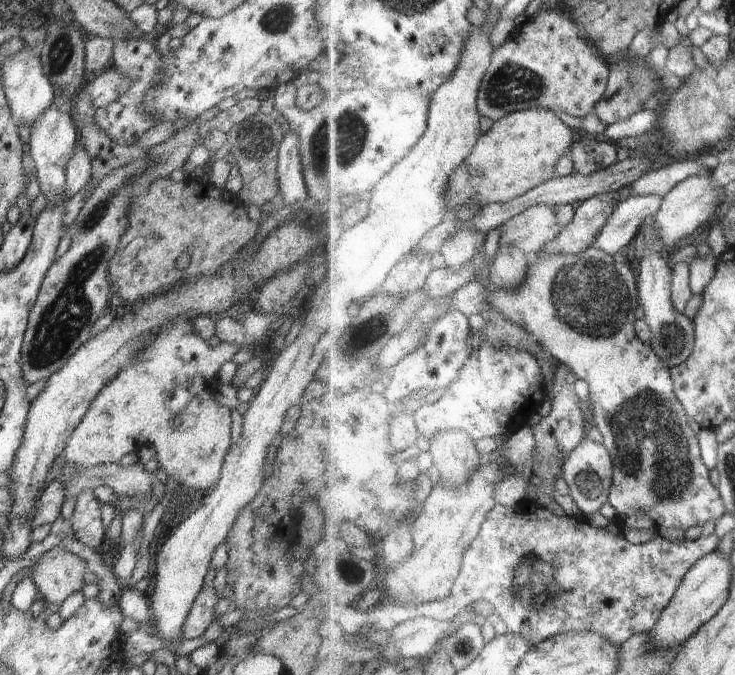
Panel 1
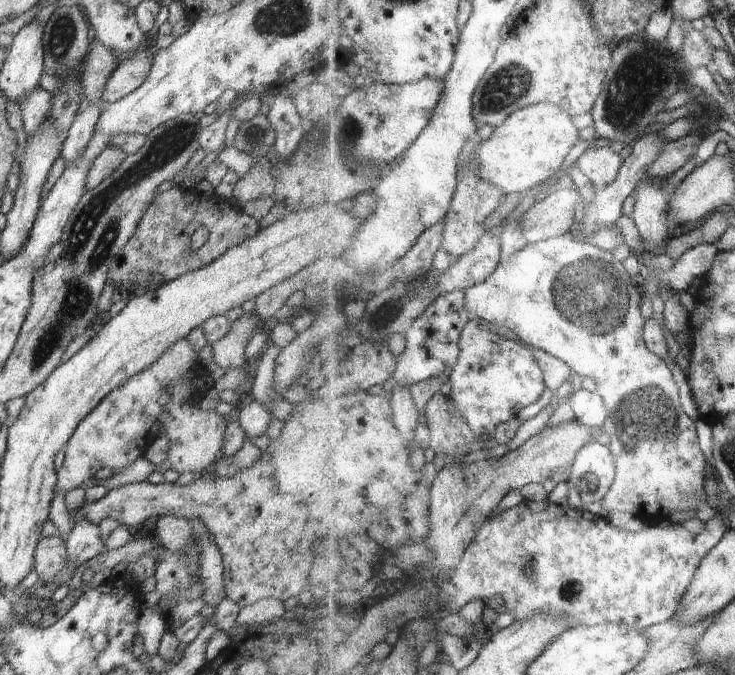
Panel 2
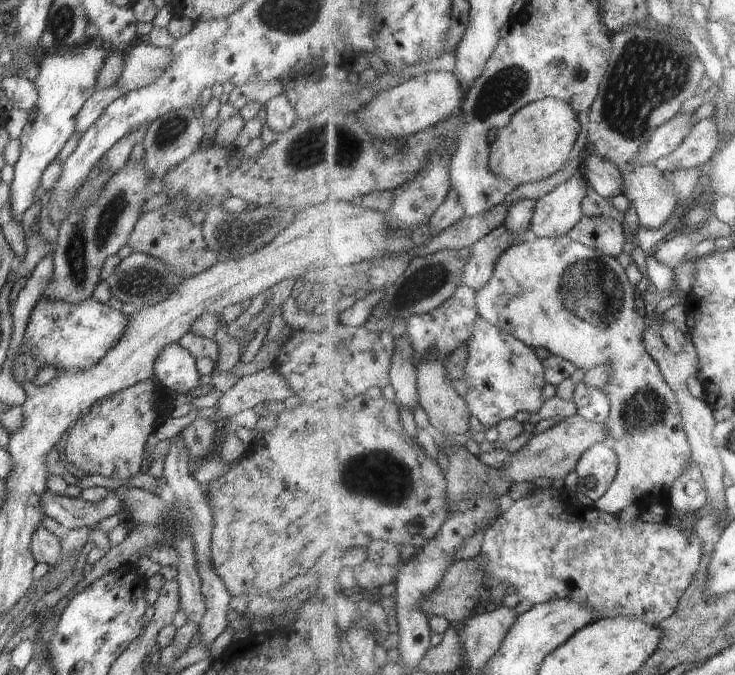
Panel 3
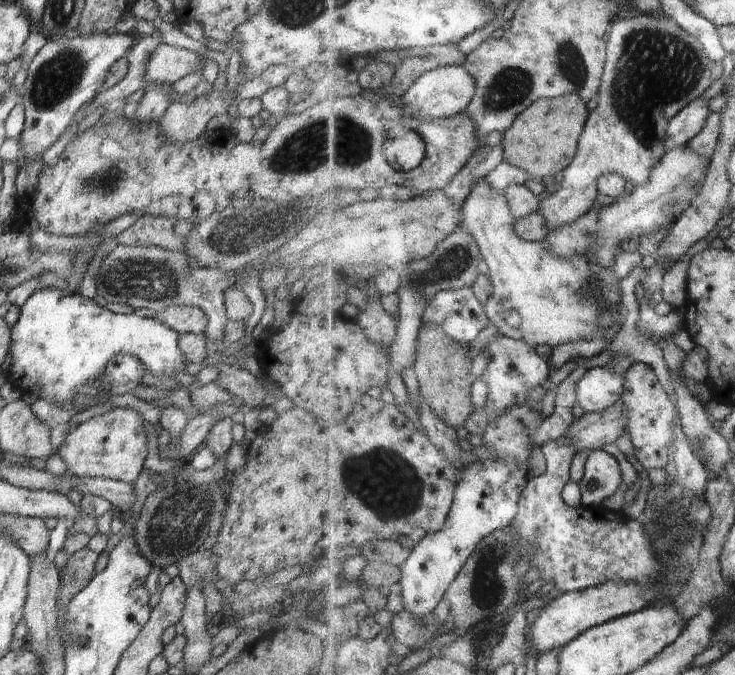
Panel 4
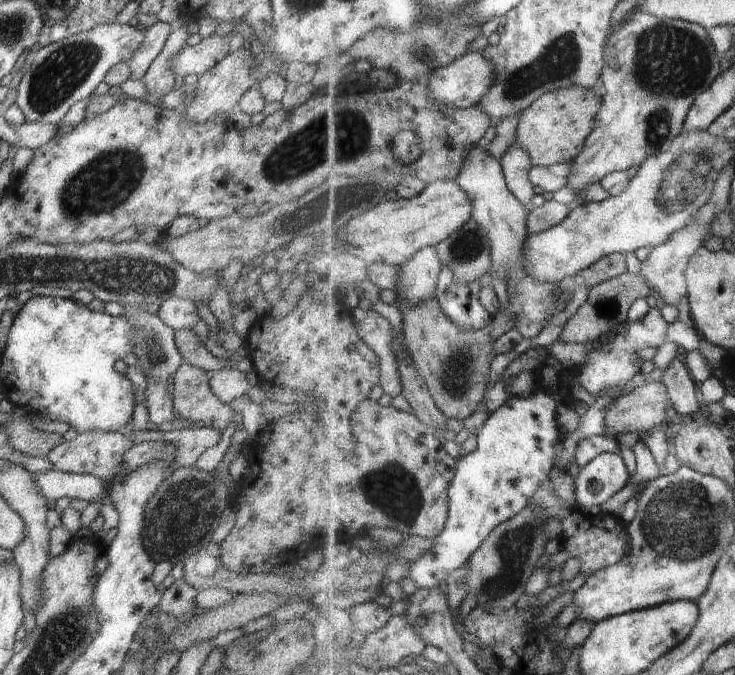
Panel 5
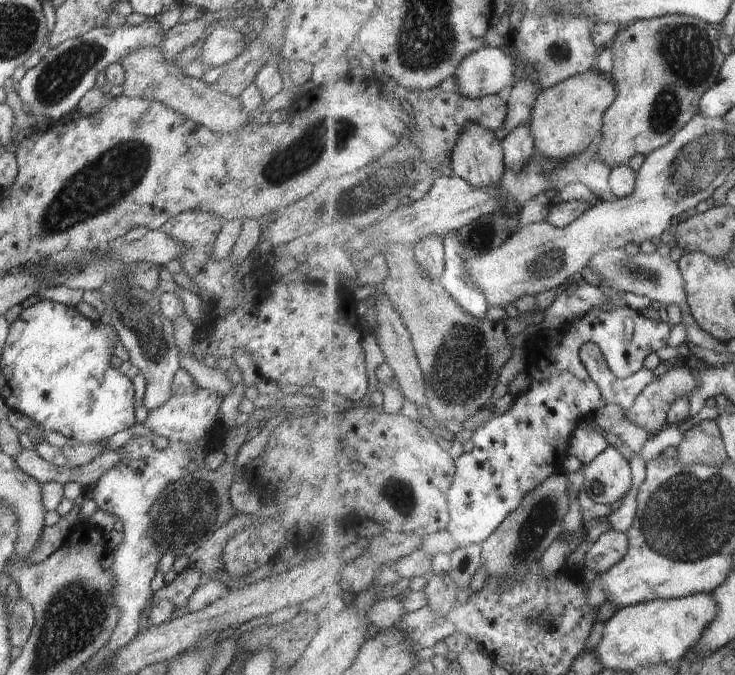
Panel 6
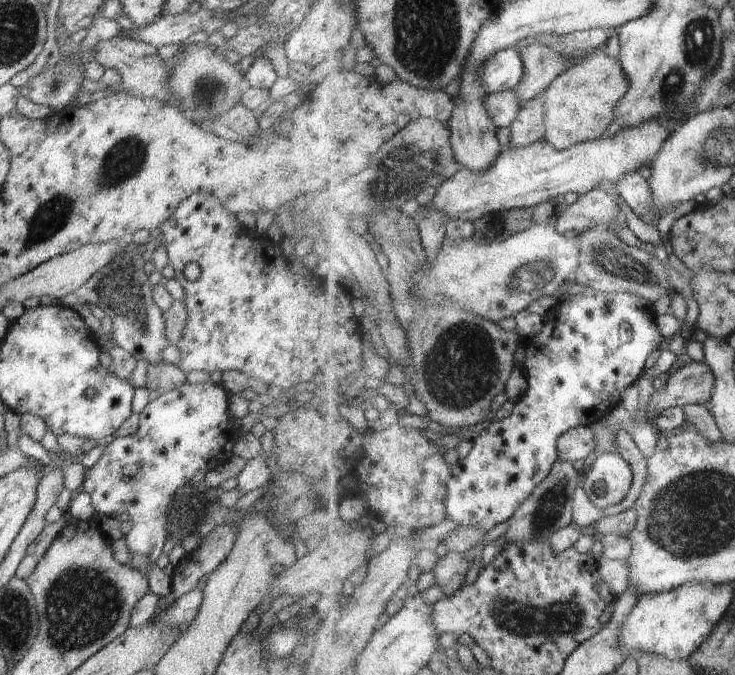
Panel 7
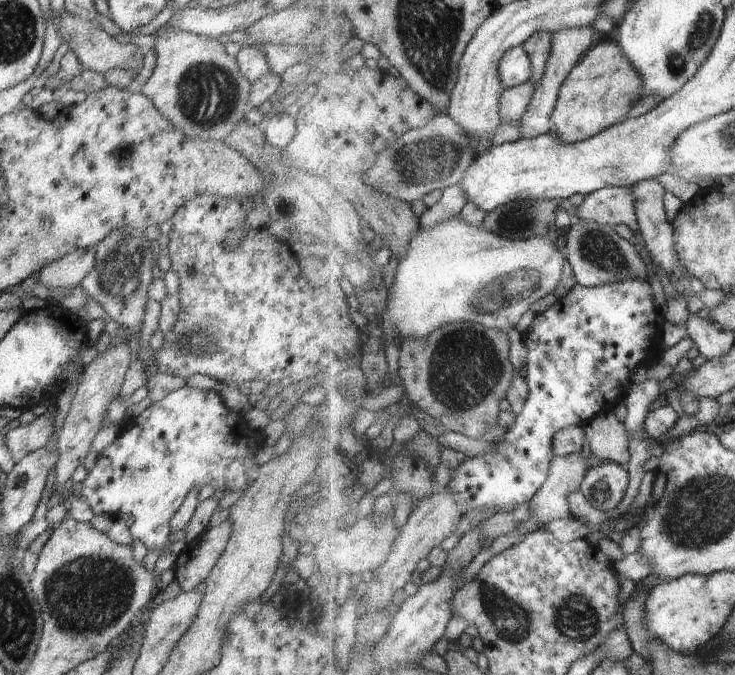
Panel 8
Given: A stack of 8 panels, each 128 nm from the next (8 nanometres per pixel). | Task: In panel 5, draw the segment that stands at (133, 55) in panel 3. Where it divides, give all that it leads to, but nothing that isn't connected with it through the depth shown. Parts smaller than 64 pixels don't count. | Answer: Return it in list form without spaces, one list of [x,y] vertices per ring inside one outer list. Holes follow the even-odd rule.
[[[214,33],[202,38],[195,46],[184,47],[173,61],[175,76],[178,74],[185,78],[188,74],[194,74],[198,78],[207,73],[228,54],[230,39]]]

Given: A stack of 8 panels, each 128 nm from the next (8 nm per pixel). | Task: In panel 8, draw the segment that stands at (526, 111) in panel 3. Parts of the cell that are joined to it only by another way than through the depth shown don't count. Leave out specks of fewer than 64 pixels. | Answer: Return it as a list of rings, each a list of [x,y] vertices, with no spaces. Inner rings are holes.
[[[616,39],[603,41],[588,52],[582,62],[572,71],[562,87],[555,113],[553,114],[554,129],[568,143],[577,143],[602,134],[611,126],[620,124],[628,119],[632,107],[645,94],[647,88],[643,76],[633,65],[631,58],[624,52]]]

